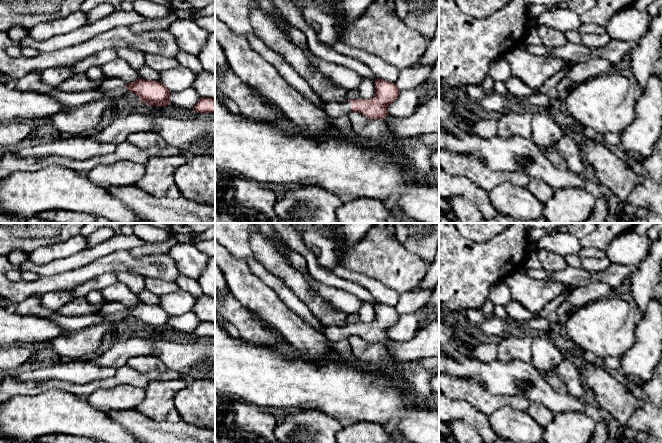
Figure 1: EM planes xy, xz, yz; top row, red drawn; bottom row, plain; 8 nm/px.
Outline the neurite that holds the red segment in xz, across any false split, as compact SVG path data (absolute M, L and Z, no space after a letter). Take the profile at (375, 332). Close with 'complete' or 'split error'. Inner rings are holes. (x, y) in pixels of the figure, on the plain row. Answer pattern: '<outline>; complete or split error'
M375 303L375 319L370 323L349 323L339 326L324 324L320 320L322 333L329 341L341 341L349 336L358 336L371 344L383 343L388 338L388 329L399 319L400 314L393 306Z; split error

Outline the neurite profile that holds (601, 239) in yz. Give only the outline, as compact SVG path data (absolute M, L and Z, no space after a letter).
M596 223L597 230L580 240L581 248L594 247L606 252L612 241L619 235L633 230L635 223Z

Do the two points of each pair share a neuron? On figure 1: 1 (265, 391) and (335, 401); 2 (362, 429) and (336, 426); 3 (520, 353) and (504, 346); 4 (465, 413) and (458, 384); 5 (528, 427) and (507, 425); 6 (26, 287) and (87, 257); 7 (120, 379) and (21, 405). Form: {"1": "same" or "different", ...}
{"1": "same", "2": "different", "3": "same", "4": "different", "5": "same", "6": "different", "7": "different"}

